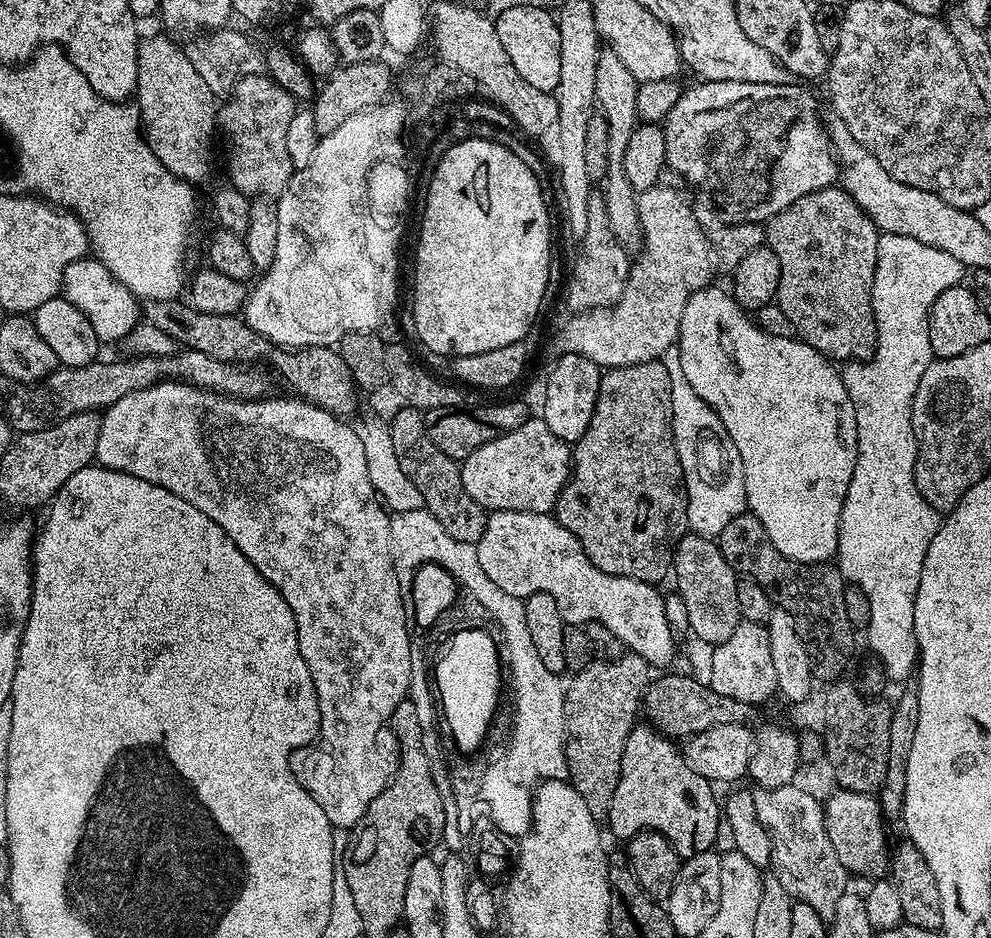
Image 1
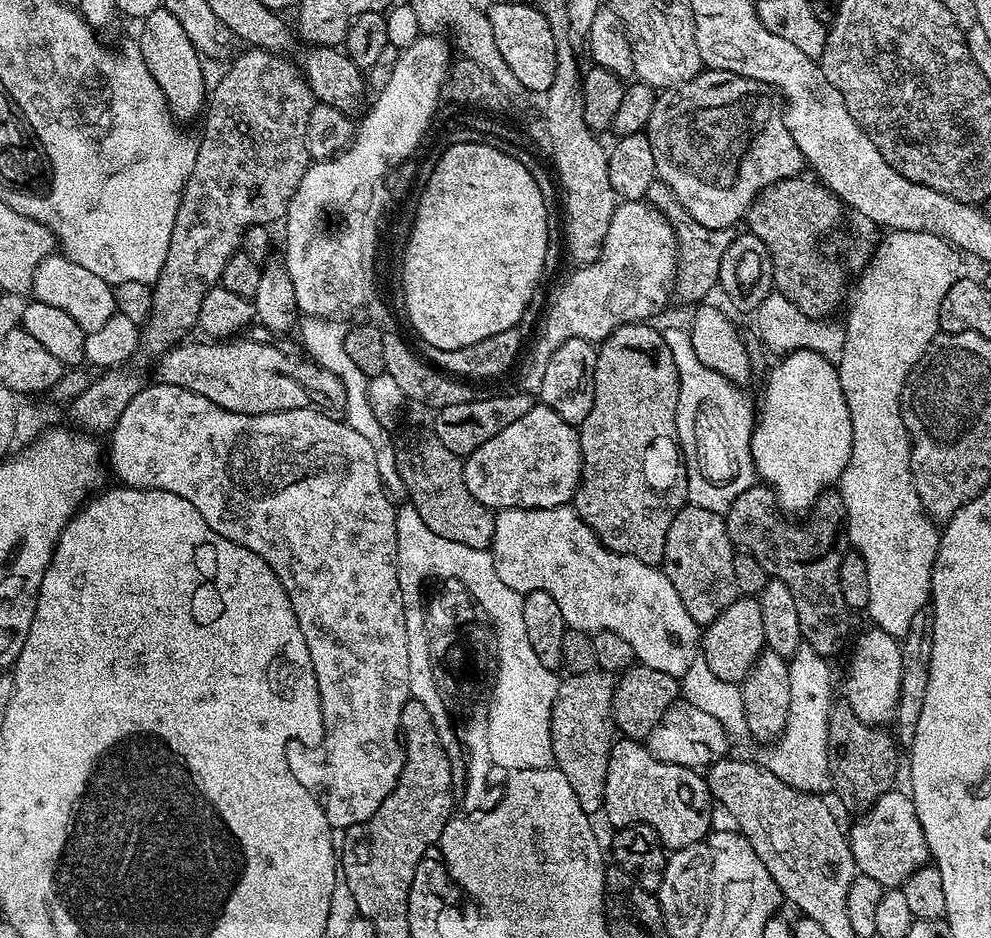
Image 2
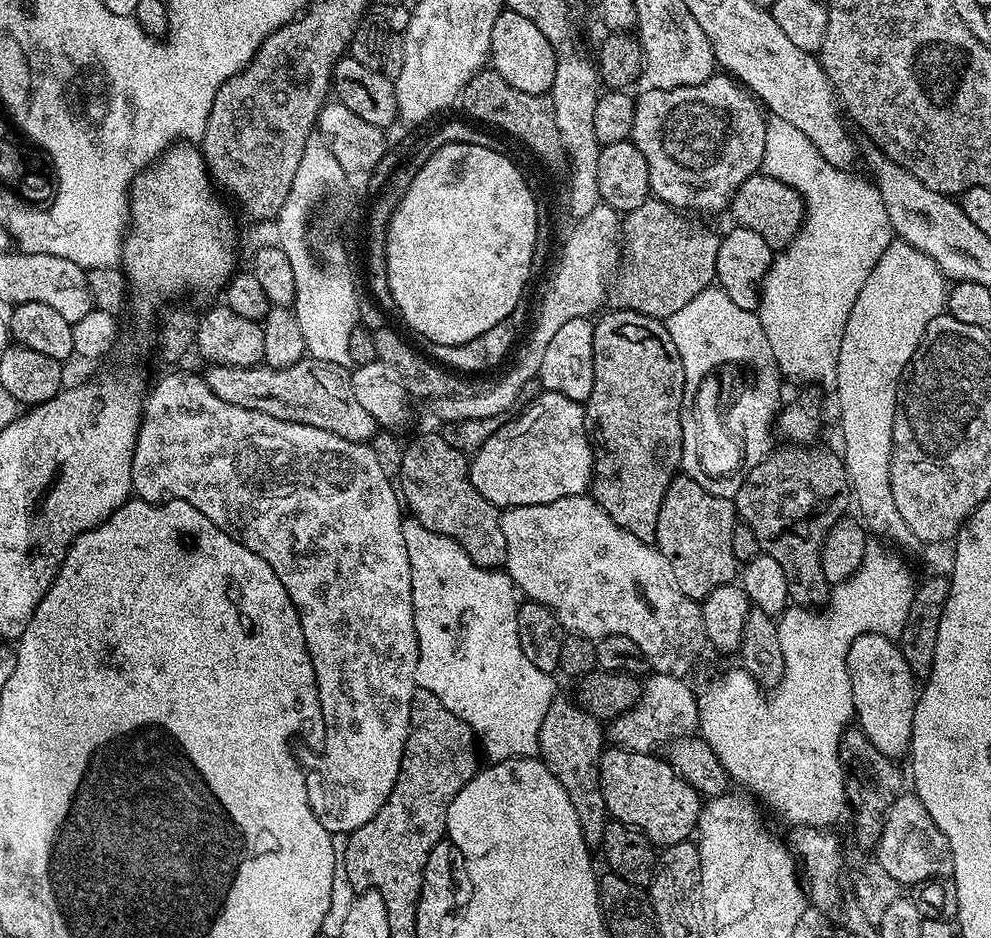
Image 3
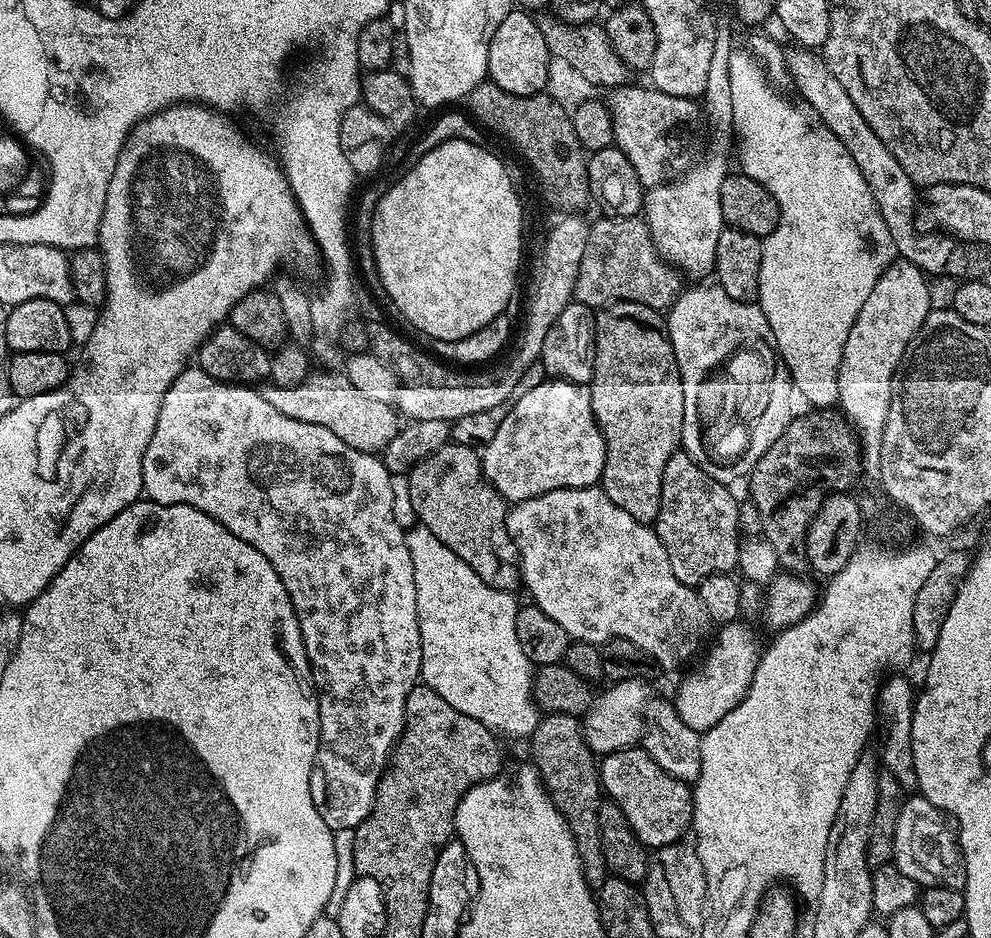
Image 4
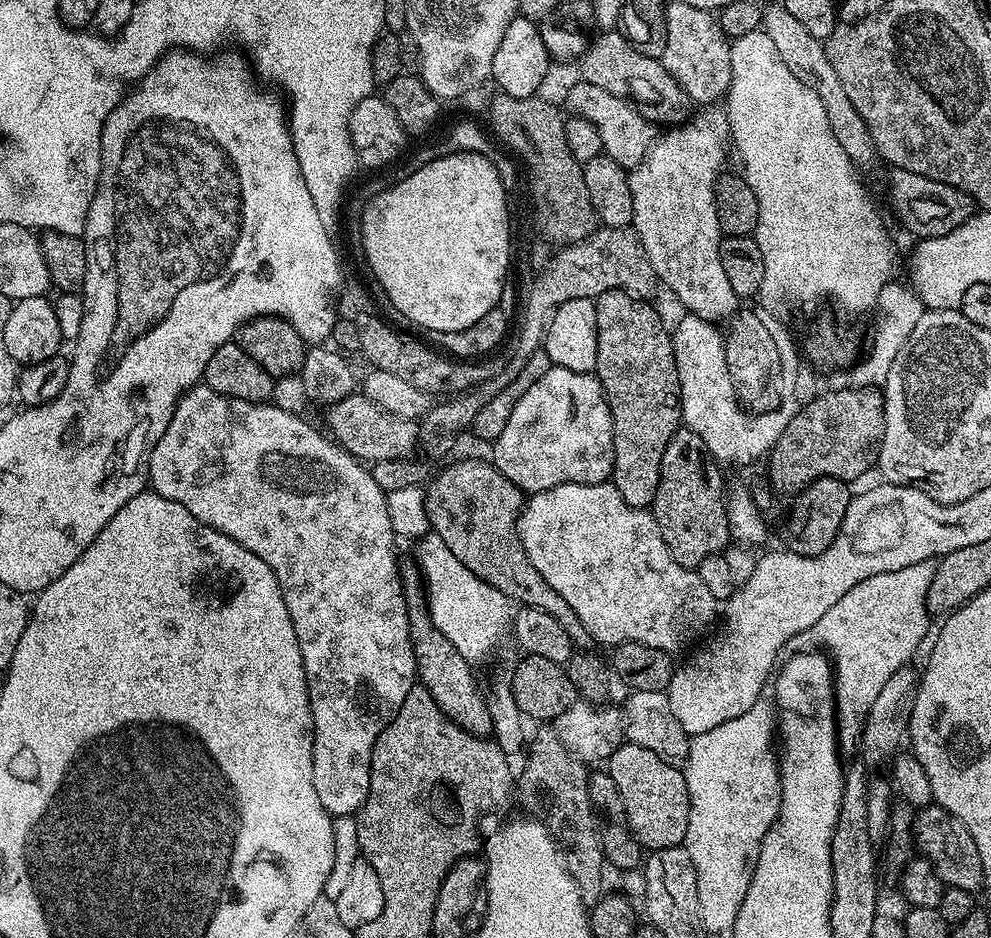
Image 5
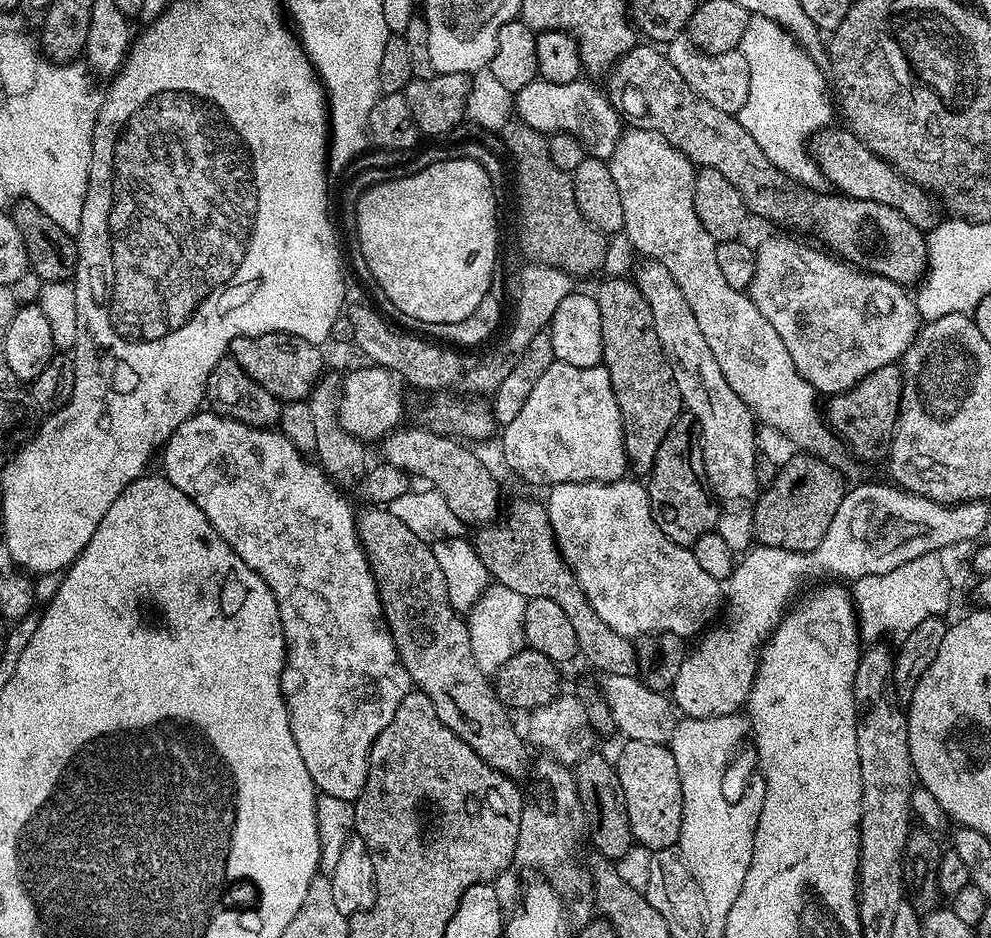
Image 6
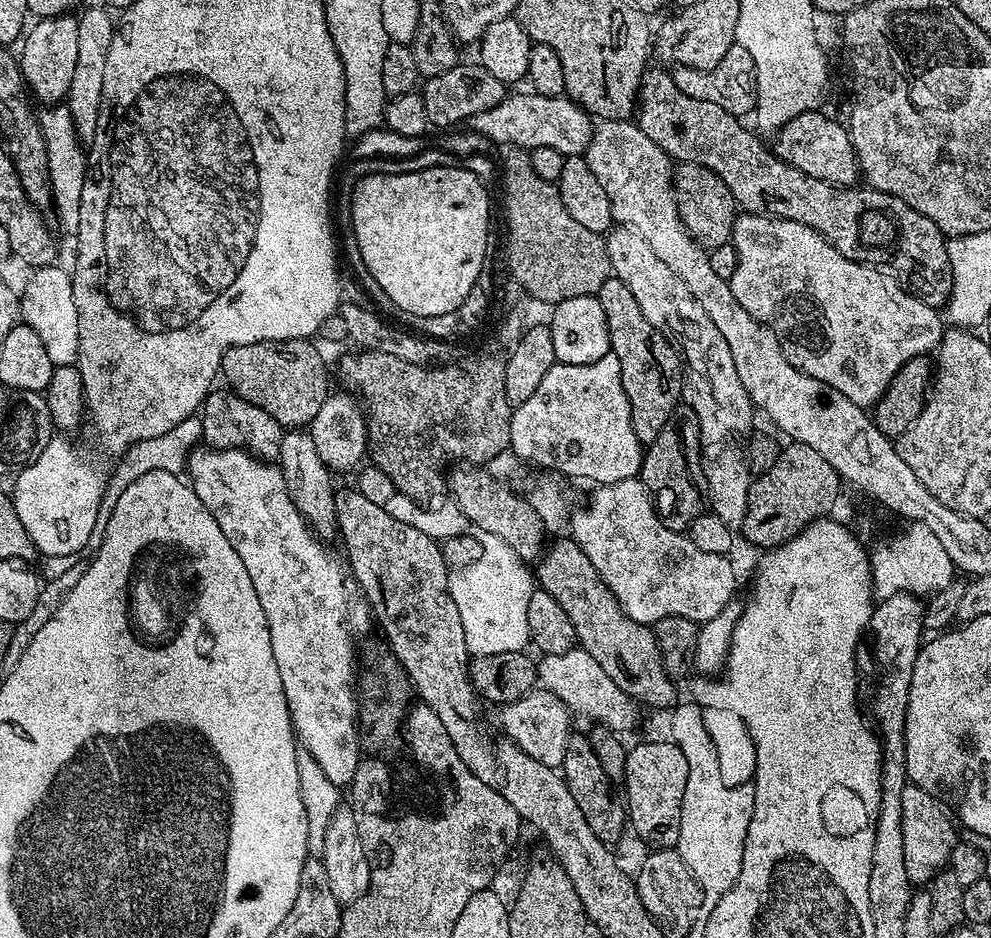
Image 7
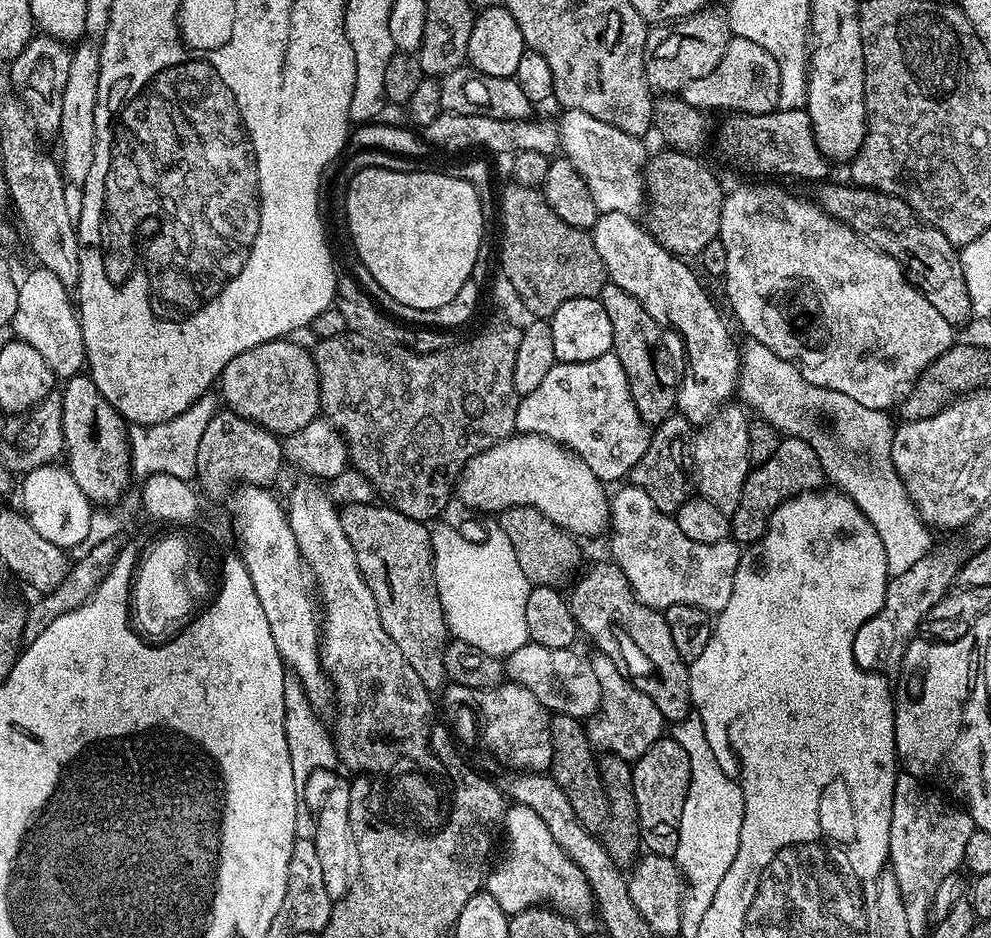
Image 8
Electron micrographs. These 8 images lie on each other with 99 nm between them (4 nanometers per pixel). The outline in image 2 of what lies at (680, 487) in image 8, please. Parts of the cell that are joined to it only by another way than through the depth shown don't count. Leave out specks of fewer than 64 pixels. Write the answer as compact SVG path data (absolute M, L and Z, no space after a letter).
M689 503L670 524L670 534L666 534L666 554L662 570L670 578L682 606L686 606L690 618L701 626L707 626L738 598L734 574L734 558L737 549L732 543L724 516L718 512L708 512L697 504Z

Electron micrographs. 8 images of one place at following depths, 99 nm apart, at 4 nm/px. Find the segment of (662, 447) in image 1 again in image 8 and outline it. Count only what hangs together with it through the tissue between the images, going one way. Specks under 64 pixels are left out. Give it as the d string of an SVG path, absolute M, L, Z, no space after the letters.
M611 282L605 284L598 299L602 302L602 310L606 310L606 315L610 318L612 351L615 352L618 362L622 362L622 370L626 370L626 382L630 386L634 406L645 424L658 425L666 417L673 415L677 389L675 383L667 384L656 369L656 343L660 340L660 332L662 333L661 325L650 318L642 302L638 302L634 294L626 294L622 286Z

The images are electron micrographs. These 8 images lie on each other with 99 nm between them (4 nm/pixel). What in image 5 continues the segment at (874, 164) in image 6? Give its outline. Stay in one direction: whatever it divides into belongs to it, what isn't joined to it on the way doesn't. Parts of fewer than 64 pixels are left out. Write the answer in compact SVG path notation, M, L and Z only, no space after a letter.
M892 168L890 174L892 185L888 188L888 200L892 203L897 218L916 238L950 234L950 230L958 230L958 226L962 226L974 215L972 199L946 182L938 182L934 178L926 178L922 174L901 168Z

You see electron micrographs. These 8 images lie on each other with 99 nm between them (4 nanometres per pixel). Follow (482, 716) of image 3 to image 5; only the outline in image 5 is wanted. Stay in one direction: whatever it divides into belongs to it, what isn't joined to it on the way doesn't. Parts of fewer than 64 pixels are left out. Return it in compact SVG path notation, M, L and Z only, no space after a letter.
M429 530L415 546L414 564L420 570L433 626L469 664L479 665L479 660L486 659L499 646L500 639L509 635L514 615L513 601L502 594L502 590L494 590L494 586L466 570L466 566L450 554L450 546L446 546L436 532Z

